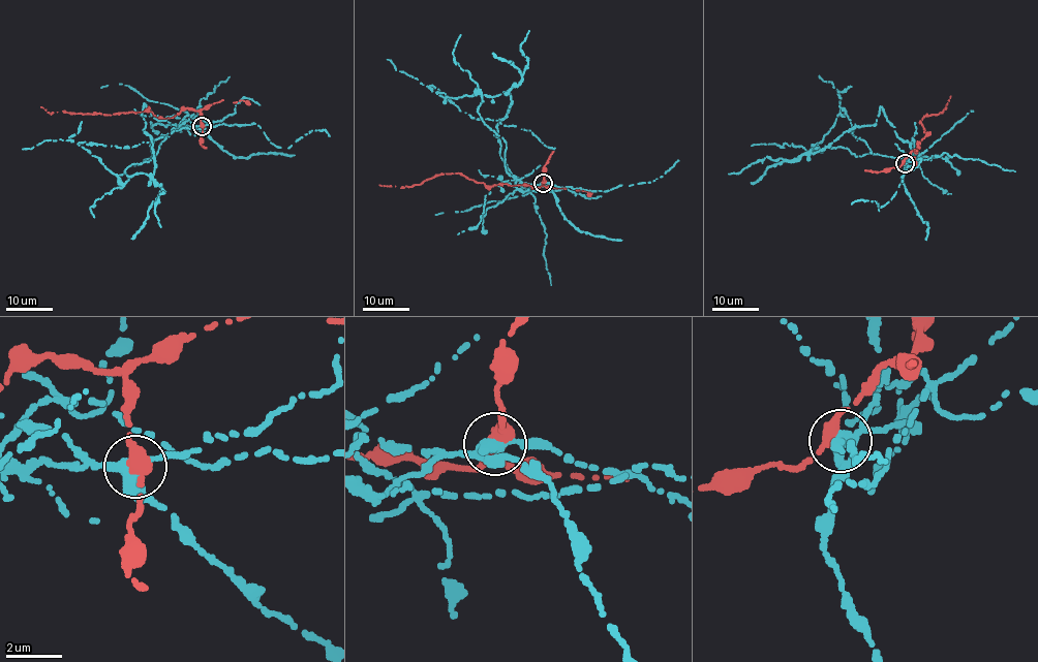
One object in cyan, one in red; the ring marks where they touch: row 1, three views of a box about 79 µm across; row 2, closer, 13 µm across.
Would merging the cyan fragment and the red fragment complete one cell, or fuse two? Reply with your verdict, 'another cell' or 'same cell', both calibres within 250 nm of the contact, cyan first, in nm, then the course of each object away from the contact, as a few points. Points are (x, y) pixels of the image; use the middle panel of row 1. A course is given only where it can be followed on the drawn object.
another cell | 360/550 nm | cyan via (543, 183), (563, 188), (527, 189), (507, 172), (506, 142), (478, 112), (480, 94), (435, 93), (554, 148) | red via (543, 182), (540, 187), (506, 183), (486, 187), (459, 172), (437, 174), (410, 187), (378, 185)

